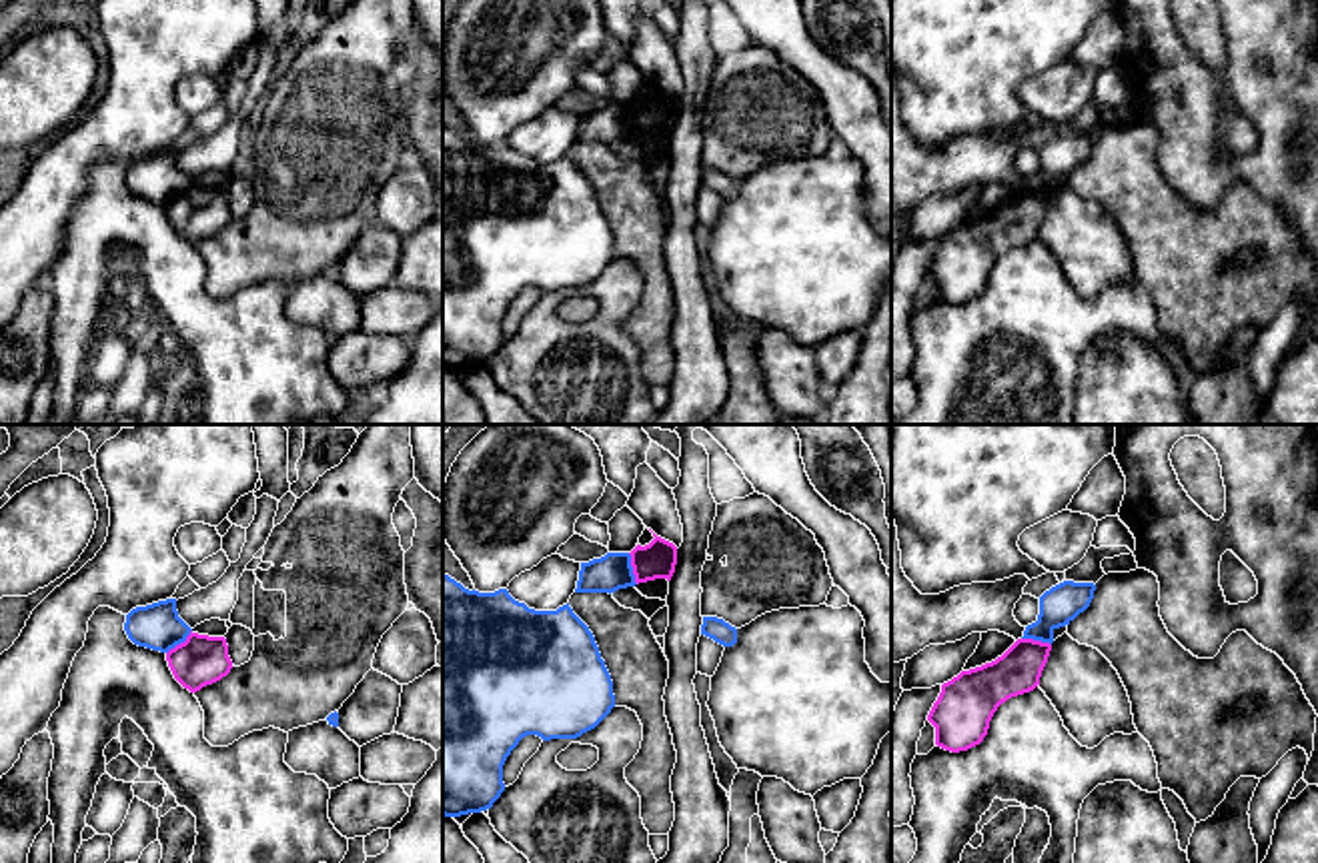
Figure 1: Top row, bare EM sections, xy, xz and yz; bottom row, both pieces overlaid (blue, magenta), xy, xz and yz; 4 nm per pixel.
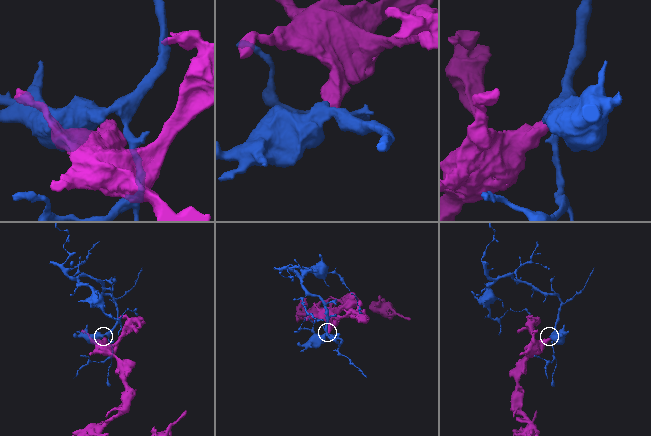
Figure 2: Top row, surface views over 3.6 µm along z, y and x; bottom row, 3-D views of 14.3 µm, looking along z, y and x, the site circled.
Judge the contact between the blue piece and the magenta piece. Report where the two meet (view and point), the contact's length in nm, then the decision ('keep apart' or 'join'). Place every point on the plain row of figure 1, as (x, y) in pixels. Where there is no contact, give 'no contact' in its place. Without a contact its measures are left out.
contact xz (631, 121); length 130 nm; keep apart

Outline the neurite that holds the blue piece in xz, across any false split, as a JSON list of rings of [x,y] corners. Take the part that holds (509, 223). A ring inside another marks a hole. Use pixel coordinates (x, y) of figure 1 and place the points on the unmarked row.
[[[443,124],[443,366],[461,368],[469,364],[481,364],[493,358],[493,354],[505,342],[503,316],[519,292],[527,286],[537,286],[543,292],[551,290],[577,290],[583,284],[595,280],[615,258],[613,232],[601,210],[589,178],[567,156],[557,162],[535,162],[525,154],[515,152],[507,140],[495,144],[469,142],[455,130]]]

